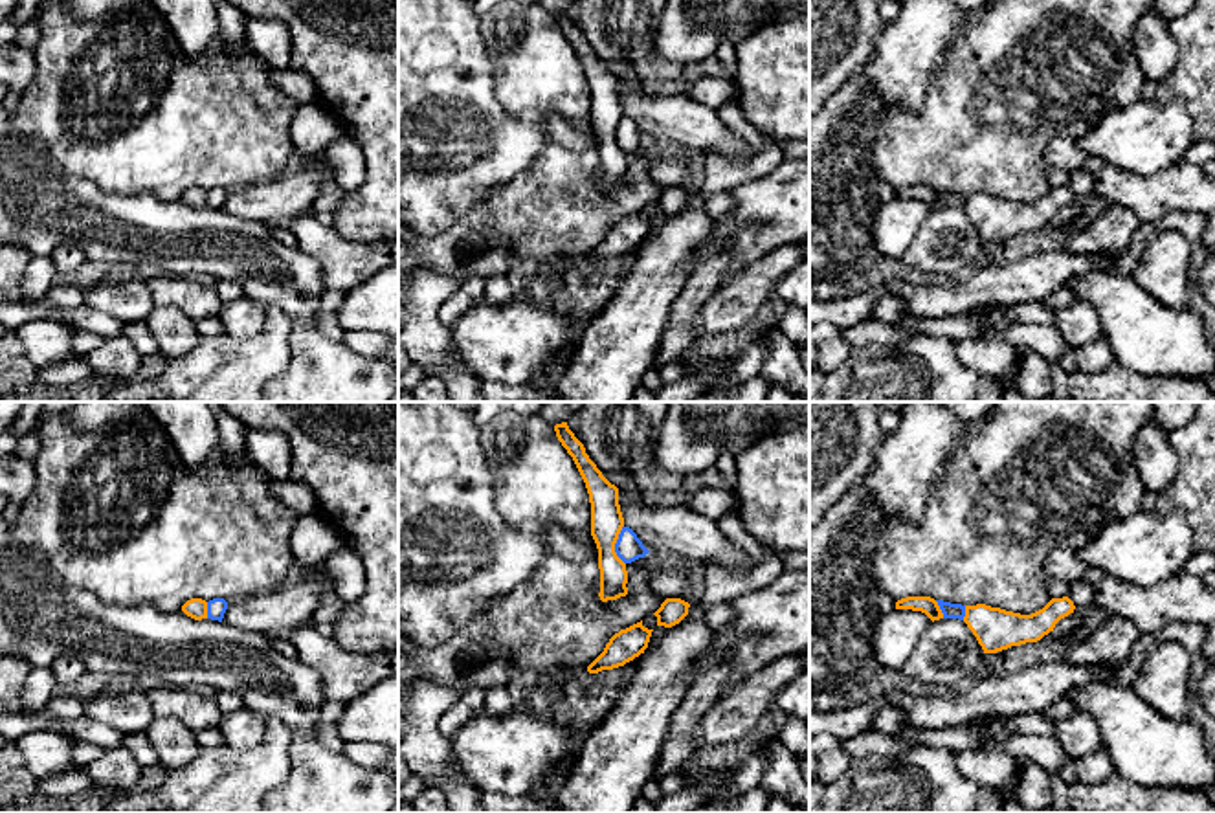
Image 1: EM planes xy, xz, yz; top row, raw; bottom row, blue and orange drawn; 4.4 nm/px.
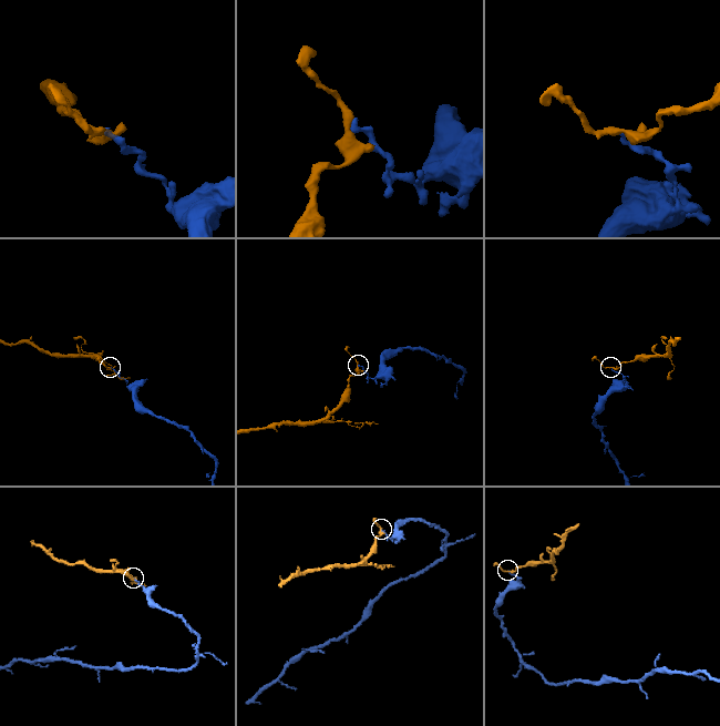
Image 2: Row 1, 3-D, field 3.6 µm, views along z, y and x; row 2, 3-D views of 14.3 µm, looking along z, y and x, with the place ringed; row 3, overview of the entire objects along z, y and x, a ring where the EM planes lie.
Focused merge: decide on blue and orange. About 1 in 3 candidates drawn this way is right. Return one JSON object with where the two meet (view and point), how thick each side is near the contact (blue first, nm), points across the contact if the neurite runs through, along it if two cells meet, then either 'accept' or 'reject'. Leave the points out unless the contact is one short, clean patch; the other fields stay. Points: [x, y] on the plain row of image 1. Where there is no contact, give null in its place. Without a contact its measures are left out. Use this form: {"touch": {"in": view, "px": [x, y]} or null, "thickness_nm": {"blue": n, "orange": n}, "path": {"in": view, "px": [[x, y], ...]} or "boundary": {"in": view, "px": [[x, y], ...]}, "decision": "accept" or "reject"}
{"touch": {"in": "xz", "px": [615, 134]}, "thickness_nm": {"blue": 120, "orange": 140}, "boundary": {"in": "xz", "px": [[623, 114], [615, 144], [624, 153]]}, "decision": "reject"}

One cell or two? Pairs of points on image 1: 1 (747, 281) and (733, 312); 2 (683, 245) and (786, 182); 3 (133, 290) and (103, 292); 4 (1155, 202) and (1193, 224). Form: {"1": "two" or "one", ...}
{"1": "one", "2": "two", "3": "one", "4": "two"}

